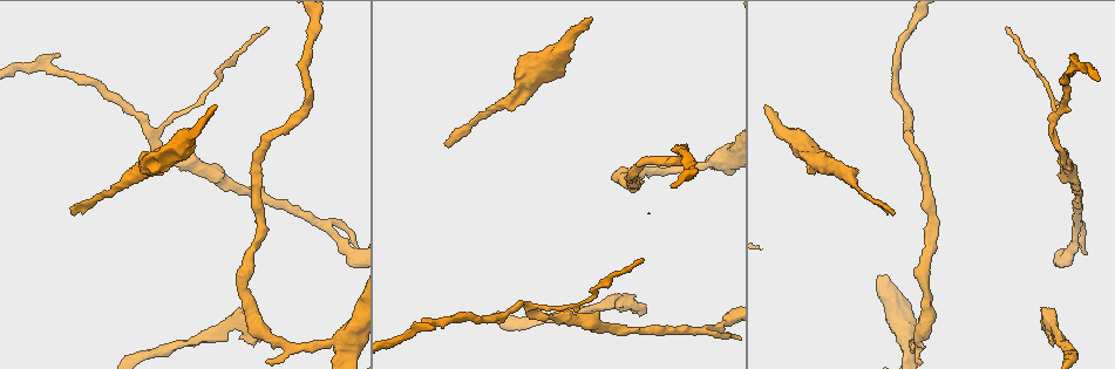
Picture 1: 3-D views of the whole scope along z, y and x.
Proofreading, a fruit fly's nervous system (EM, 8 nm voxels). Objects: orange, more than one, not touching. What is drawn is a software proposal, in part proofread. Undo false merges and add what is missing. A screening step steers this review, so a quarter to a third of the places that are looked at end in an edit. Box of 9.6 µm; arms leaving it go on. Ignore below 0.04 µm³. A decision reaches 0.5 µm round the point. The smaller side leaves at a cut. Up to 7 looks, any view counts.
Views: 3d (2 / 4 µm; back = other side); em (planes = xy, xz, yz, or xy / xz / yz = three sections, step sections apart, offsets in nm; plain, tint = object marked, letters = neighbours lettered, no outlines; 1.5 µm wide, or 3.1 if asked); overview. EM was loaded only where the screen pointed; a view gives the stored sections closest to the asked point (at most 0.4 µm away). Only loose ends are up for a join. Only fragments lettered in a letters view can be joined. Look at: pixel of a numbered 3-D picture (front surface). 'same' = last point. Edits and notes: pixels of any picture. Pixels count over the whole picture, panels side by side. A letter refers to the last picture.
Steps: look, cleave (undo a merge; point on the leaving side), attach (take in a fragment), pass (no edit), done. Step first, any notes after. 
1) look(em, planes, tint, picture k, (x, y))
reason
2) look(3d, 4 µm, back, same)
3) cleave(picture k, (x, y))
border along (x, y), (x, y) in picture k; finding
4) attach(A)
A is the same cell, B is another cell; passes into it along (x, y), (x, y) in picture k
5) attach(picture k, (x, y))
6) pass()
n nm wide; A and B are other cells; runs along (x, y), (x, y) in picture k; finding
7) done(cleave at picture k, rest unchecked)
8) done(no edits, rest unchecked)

look(3d, 2 µm, picture 1, (445, 144))
thin end

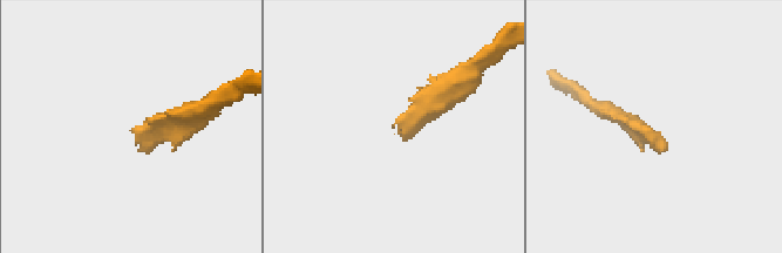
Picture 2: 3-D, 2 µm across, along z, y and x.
look(em, planes, letters, picture 2, (663, 150))
need the tissue

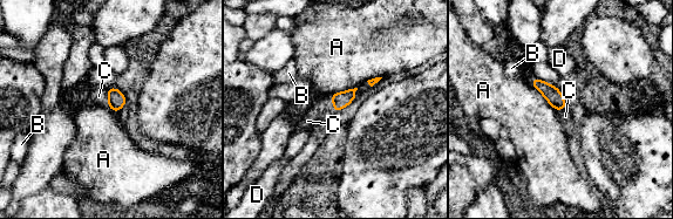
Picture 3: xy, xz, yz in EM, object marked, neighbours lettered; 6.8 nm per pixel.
attach(C)
A touches over 220 nm; C is the same cell, A, B and D are other cells; the neuron continues

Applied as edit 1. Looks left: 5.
look(overview)
redraw

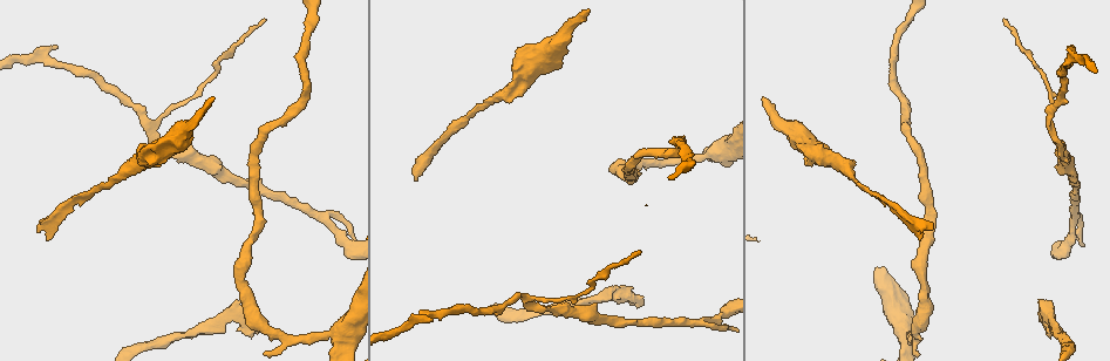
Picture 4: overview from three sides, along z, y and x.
look(em, planes, letters, picture 4, (764, 97))
free end

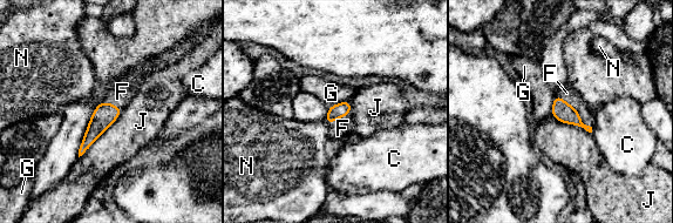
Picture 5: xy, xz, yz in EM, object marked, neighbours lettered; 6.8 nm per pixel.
attach(F)
F is the same cell, C, G, J and N are other cells; it goes on there

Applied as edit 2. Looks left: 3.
look(overview)

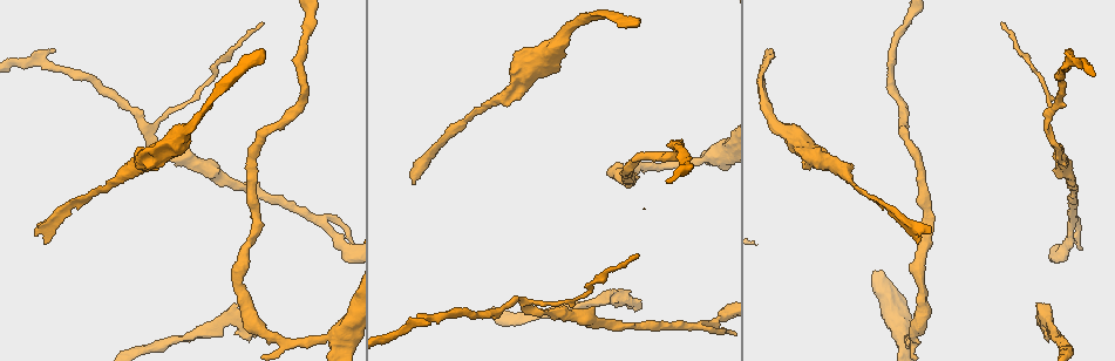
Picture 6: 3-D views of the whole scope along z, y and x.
look(em, planes, tint, picture 6, (333, 339))
branch point

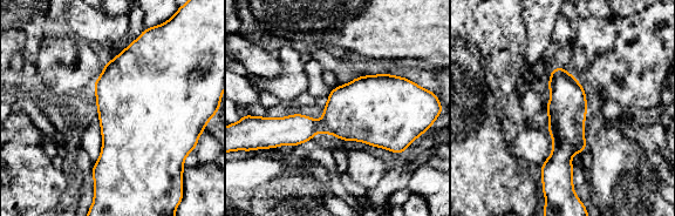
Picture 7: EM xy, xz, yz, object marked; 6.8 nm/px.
look(em, planes, letters, same)
see the neighbours

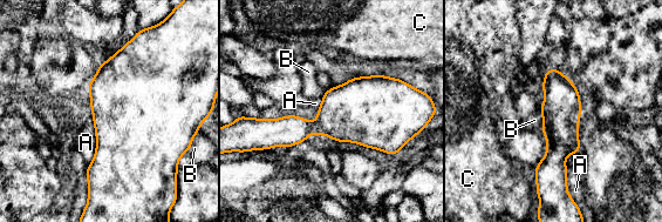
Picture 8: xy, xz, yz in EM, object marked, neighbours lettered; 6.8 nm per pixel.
pass()
A, B and C are other cells; runs along (552, 72), (557, 87), (557, 182) in picture 8; continuous, no second neuron

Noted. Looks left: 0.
done(attach at picture 3, attach at picture 5, rest unchecked)

